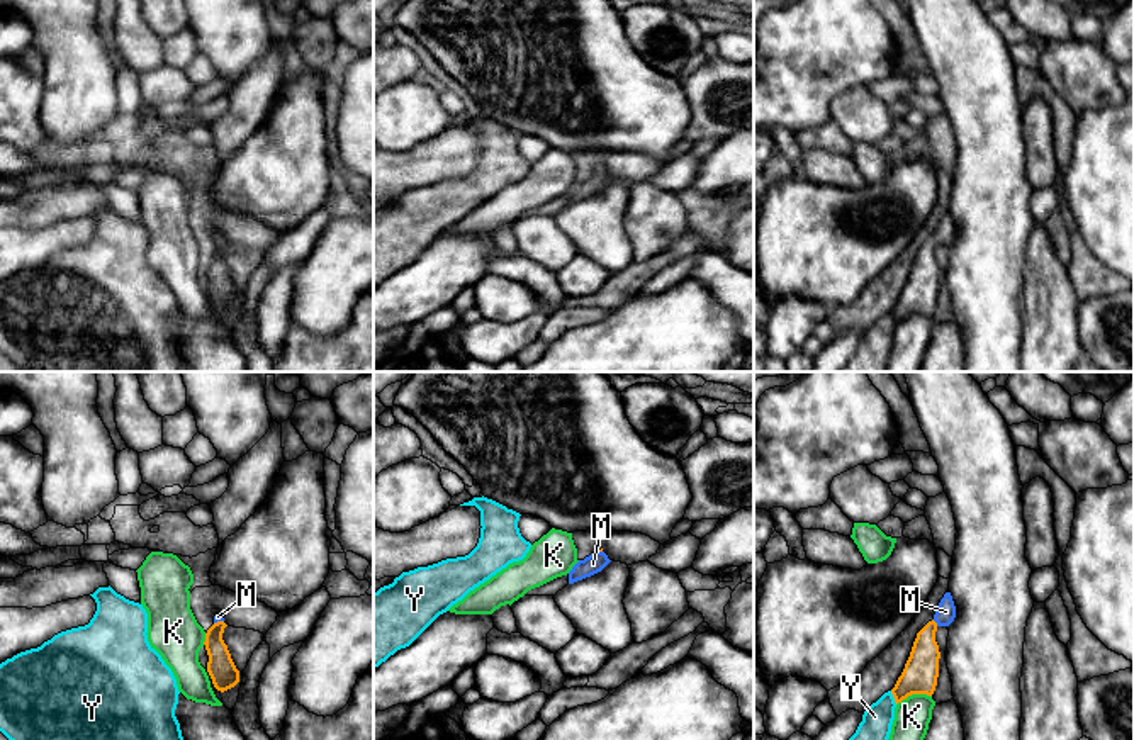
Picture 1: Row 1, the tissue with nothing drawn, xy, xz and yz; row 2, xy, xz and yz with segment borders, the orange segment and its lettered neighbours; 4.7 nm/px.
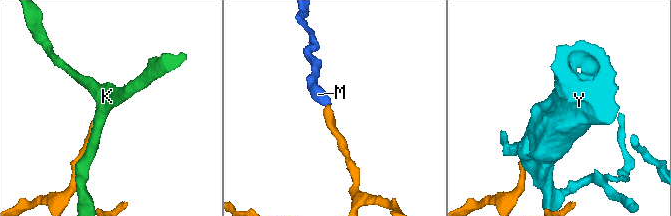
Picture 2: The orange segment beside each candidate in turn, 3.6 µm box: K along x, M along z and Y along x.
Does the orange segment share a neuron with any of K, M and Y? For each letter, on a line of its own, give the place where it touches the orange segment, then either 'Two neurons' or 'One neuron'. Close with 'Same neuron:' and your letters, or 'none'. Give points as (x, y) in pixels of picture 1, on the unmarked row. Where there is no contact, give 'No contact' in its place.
K: Touches orange at yz (914, 313). Two neurons
M: Touches orange at yz (936, 243). One neuron
Y: Touches orange at yz (893, 316). Two neurons
Same neuron: M

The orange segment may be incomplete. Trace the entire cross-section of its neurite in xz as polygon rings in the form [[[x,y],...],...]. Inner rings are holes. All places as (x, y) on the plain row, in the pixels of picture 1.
[[[601,170],[591,173],[584,180],[579,180],[572,190],[569,192],[569,204],[574,204],[577,200],[582,200],[586,197],[591,197],[598,192],[601,192],[611,180],[608,175]]]

